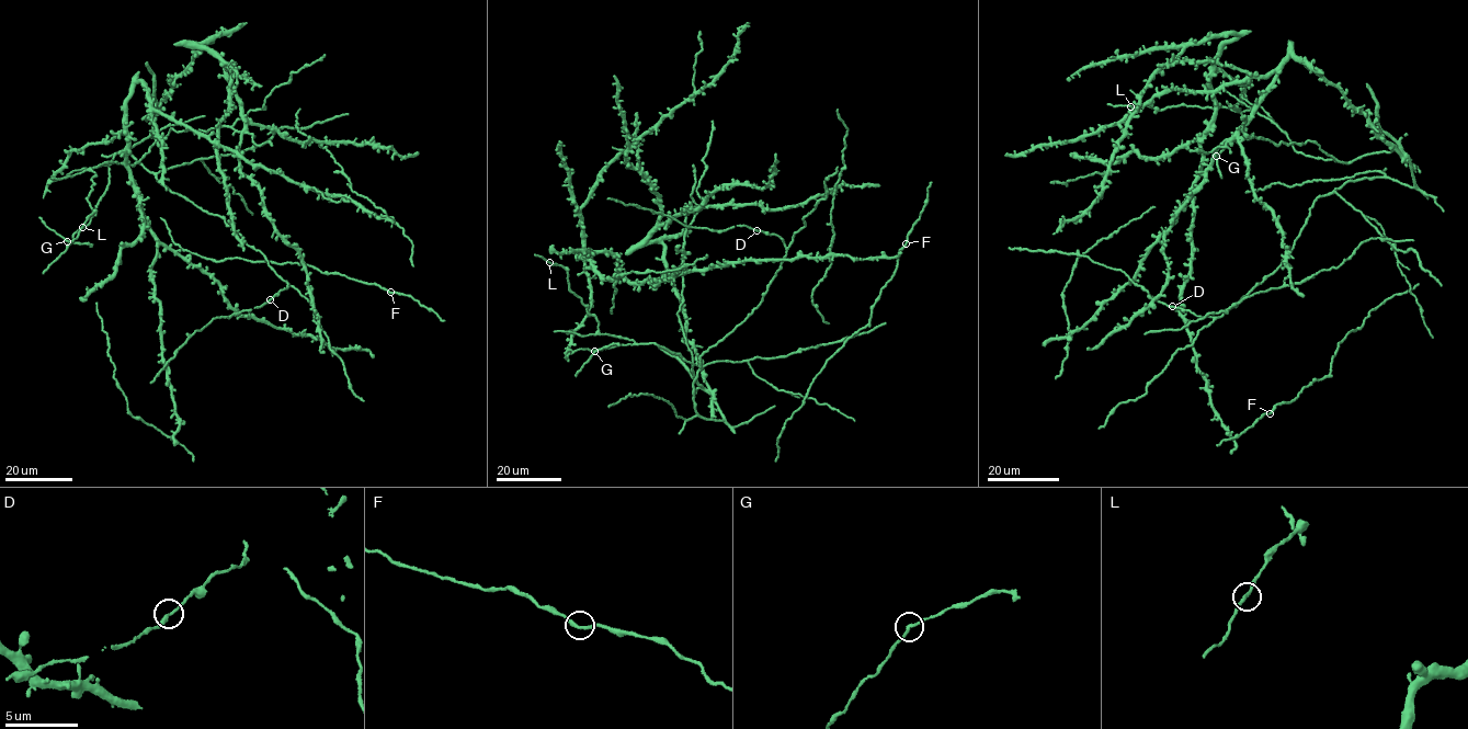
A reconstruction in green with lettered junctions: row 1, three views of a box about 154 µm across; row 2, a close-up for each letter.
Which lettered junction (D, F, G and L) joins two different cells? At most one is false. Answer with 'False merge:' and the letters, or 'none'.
False merge: G

